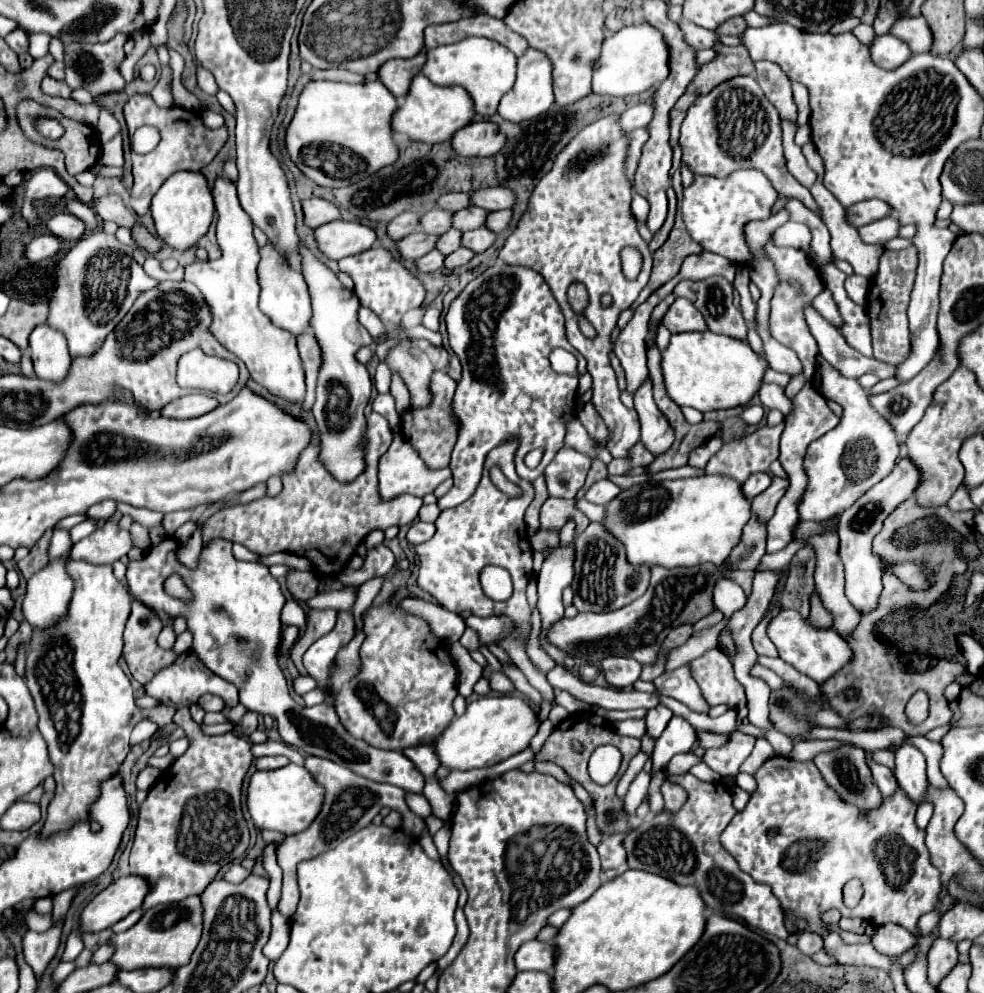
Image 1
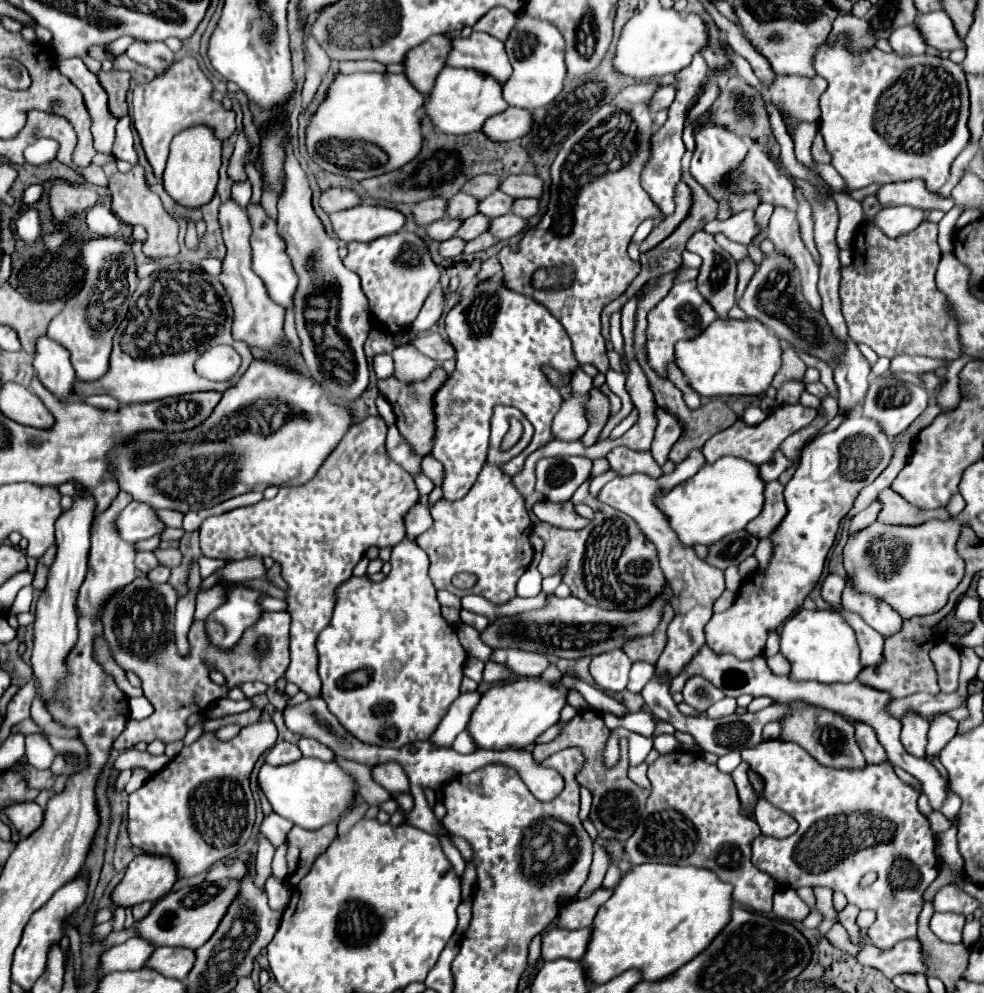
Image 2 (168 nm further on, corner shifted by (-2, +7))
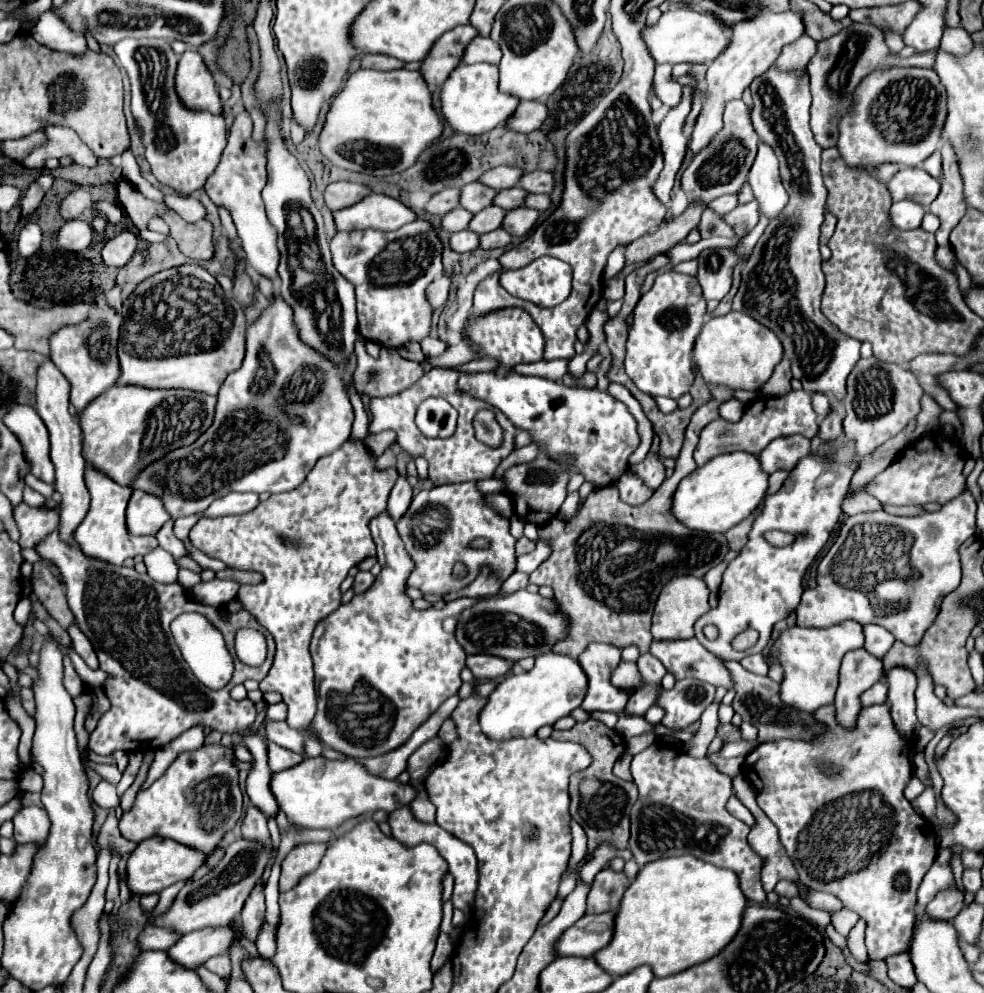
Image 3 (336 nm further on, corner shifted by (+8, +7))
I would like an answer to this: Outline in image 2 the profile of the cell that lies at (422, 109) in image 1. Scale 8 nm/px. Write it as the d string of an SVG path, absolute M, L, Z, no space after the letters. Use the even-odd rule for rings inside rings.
M446 66L436 78L432 96L426 100L424 110L432 118L432 124L444 134L470 134L480 132L484 122L508 108L502 98L502 84L492 76L486 76L470 68L450 68Z

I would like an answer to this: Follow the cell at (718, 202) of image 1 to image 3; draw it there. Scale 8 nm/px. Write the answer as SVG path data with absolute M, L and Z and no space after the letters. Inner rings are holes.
M762 12L760 16L756 16L756 20L746 20L740 22L732 28L732 38L730 44L726 46L726 50L712 62L712 66L708 68L706 74L706 102L702 106L702 112L694 124L692 130L692 140L690 140L690 152L698 154L700 150L704 150L712 138L720 132L722 124L722 108L728 100L740 98L742 92L746 90L746 86L752 84L754 78L762 76L772 62L776 60L776 56L782 52L782 48L794 40L798 40L804 34L804 24L800 20L800 14L796 12L782 12L782 14L774 14L774 12Z

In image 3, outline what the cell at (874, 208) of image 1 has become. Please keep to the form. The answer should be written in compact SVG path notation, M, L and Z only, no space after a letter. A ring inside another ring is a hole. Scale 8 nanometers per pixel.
M902 168L888 182L888 192L892 202L912 198L912 202L928 210L940 194L940 182L932 180L932 176L928 176L922 168Z

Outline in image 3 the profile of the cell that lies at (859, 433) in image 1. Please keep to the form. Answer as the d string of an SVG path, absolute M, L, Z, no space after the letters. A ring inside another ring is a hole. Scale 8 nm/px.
M842 434L832 442L824 442L816 454L810 452L808 456L804 456L800 464L790 470L790 476L786 478L782 488L776 494L766 496L764 512L762 516L758 516L758 520L754 520L748 544L740 550L740 556L734 558L724 572L718 606L700 616L694 624L696 638L704 648L724 660L740 660L766 648L774 624L786 620L800 604L800 596L804 592L804 574L808 572L818 552L826 546L836 522L840 520L840 506L850 490L850 478L856 472L858 460L860 458L856 454L856 444L852 440L846 440L846 436ZM768 530L790 532L796 536L796 540L784 548L774 548L762 536ZM706 624L714 624L720 630L720 636L714 642L710 642L702 632ZM748 628L754 628L760 638L750 650L736 652L730 642L736 634Z

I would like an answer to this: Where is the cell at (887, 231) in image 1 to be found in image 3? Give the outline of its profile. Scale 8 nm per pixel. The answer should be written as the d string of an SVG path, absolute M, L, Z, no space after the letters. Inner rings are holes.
M902 200L902 202L894 202L890 208L890 222L892 226L900 228L900 230L912 230L918 228L924 216L924 208L912 204L910 200Z

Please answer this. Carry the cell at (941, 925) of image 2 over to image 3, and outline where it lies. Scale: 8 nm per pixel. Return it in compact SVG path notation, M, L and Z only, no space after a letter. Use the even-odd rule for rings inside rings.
M960 890L952 892L940 892L928 906L926 906L926 916L932 920L942 920L942 922L952 922L956 914L964 906L964 894Z

